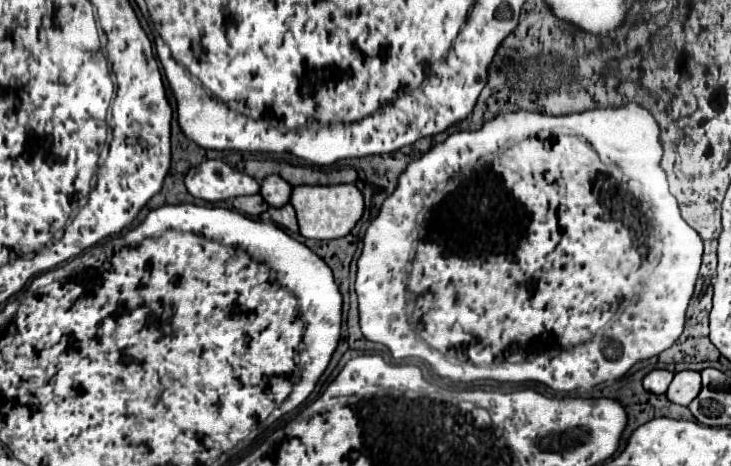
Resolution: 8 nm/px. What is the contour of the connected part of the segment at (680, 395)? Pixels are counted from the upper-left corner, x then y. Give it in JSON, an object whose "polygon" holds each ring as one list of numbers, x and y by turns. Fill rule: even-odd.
{"polygon":[[678,371,666,391,668,399,678,405,688,405,700,391,700,373,698,371]]}

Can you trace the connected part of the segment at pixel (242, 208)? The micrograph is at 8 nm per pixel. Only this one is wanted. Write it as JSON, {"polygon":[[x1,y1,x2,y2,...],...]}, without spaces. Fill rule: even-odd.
{"polygon":[[250,195,250,197,236,197,234,199,234,209,240,213,246,213,250,217,258,217,264,213,270,205,262,199,262,195]]}

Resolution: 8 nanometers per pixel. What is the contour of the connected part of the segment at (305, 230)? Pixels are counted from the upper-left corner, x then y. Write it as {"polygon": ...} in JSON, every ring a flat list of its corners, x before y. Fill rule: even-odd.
{"polygon":[[354,183,348,185,298,185,292,189,290,203,296,209,300,235,308,239,338,239,348,235,364,213,364,197]]}

